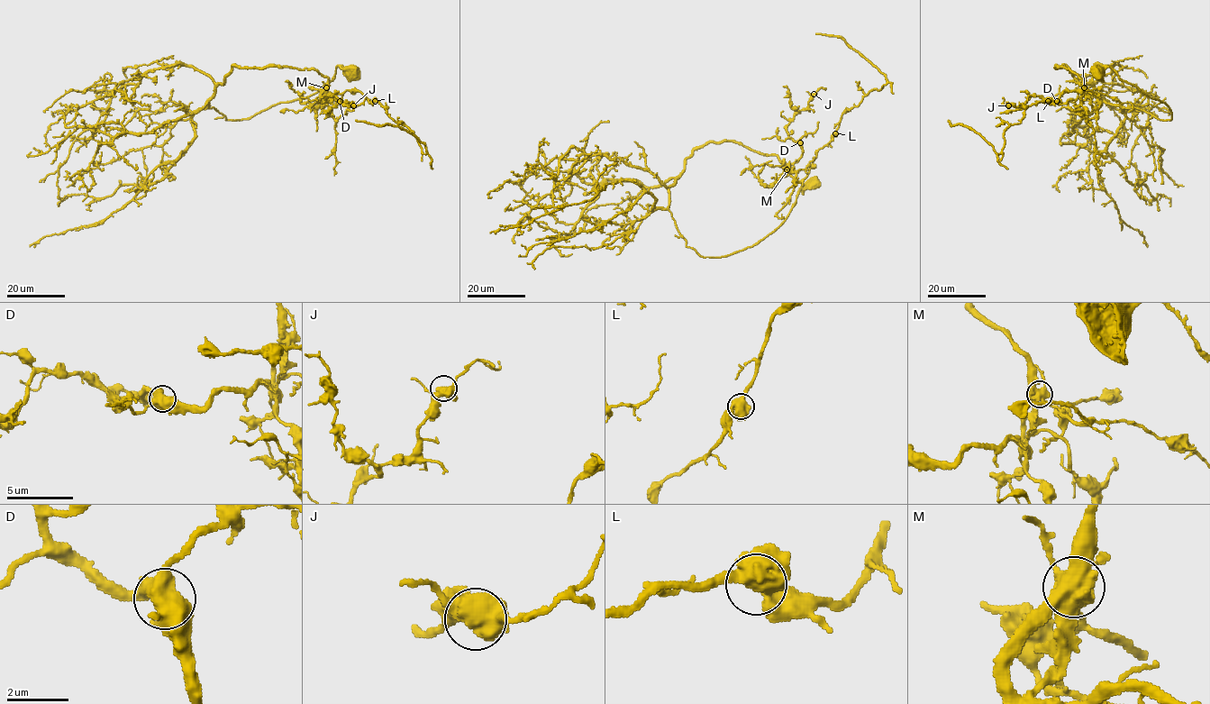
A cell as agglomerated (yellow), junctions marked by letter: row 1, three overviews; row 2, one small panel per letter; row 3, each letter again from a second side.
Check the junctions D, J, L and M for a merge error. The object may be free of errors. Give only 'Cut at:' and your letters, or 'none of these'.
Cut at: M

